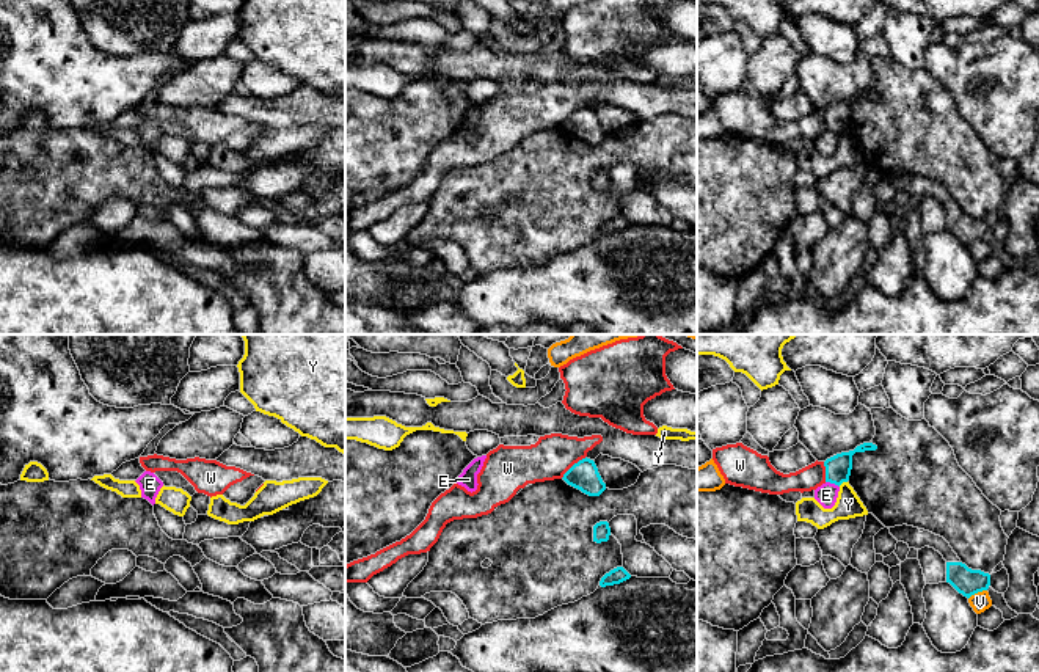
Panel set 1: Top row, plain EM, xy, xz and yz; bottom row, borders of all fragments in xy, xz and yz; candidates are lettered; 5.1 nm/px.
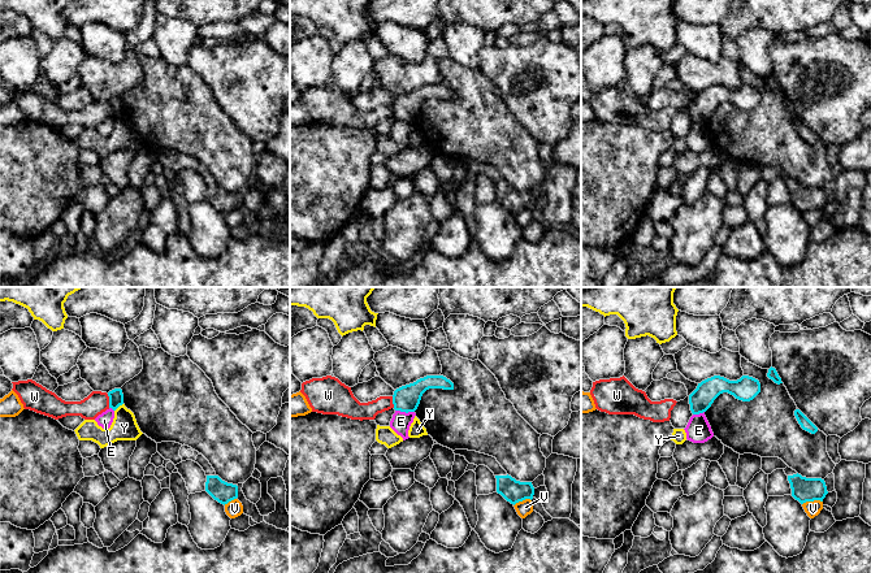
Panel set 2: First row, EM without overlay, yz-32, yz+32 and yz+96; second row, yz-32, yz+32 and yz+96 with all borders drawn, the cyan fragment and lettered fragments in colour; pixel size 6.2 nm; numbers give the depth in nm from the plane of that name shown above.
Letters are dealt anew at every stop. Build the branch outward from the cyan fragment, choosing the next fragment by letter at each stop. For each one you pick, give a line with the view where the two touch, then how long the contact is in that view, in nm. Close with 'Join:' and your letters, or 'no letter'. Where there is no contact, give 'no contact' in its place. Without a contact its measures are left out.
Join: no letter

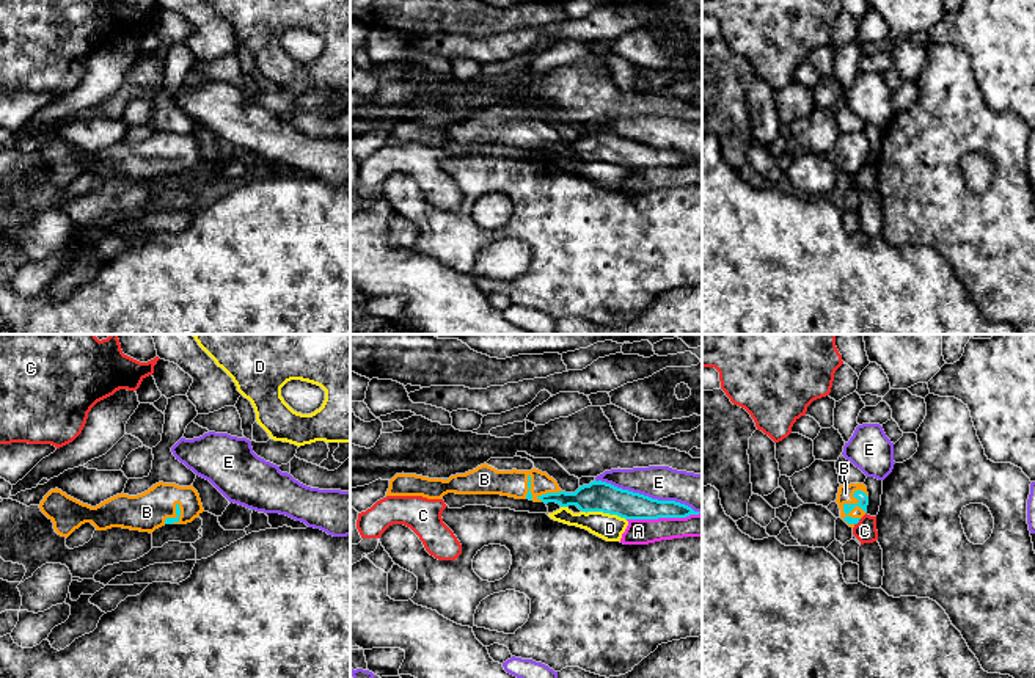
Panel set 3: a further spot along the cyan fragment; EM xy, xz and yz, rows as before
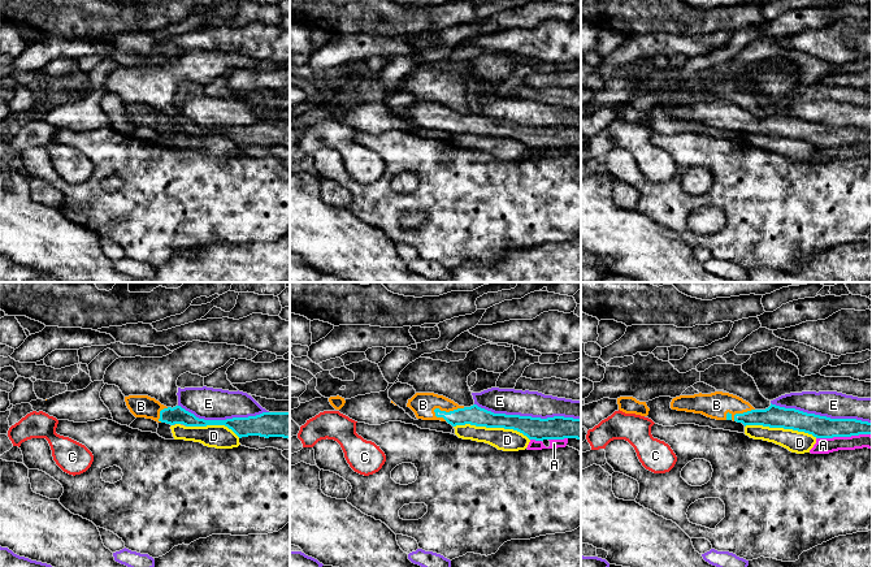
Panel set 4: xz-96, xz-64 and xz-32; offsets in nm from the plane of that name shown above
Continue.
B: yz | 200 nm
Join: B

